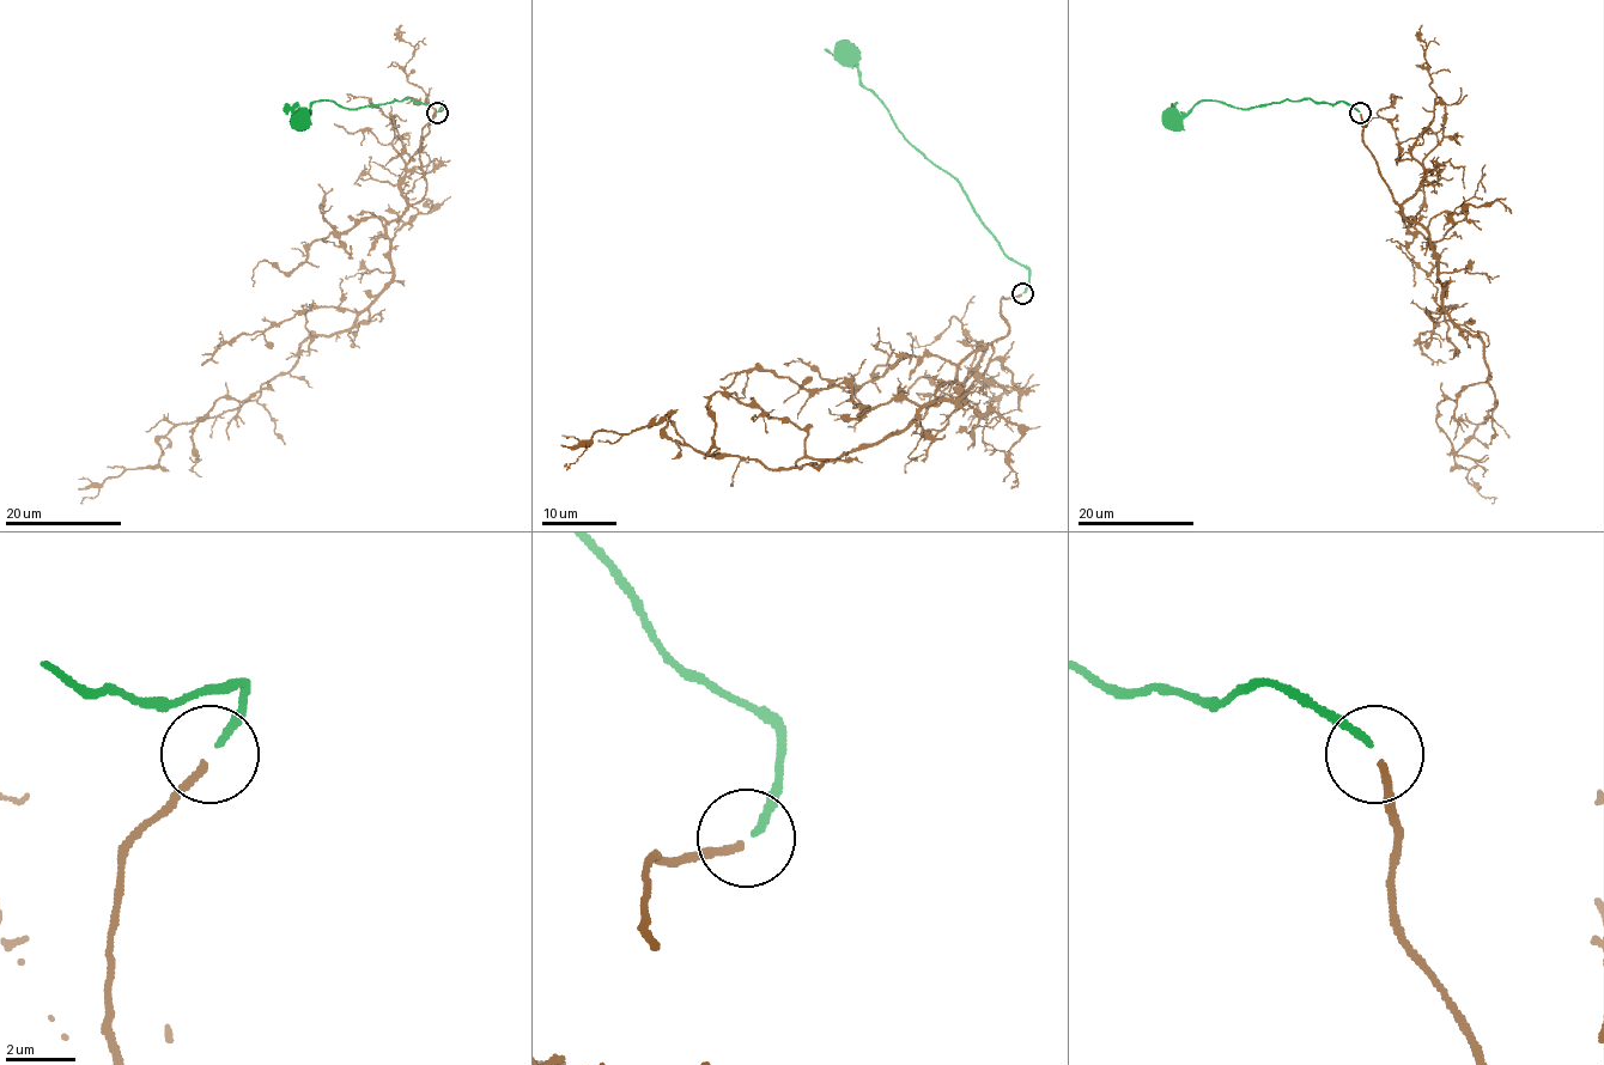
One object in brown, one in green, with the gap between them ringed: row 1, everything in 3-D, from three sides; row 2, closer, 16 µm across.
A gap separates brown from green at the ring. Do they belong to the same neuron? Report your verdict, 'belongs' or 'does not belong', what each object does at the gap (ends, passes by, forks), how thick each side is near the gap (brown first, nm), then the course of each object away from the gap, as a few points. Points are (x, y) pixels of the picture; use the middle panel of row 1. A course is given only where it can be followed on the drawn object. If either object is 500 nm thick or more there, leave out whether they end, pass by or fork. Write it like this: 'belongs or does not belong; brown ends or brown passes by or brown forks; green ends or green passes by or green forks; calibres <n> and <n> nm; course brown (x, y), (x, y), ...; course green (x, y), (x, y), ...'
belongs; brown ends; green ends; calibres 220 and 200 nm; course brown (1021, 294), (965, 393), (874, 443), (769, 469), (681, 445), (667, 415), (566, 463); course green (1022, 292), (1028, 271), (1006, 254), (955, 178), (905, 138), (888, 108), (866, 87), (858, 67), (842, 52)

